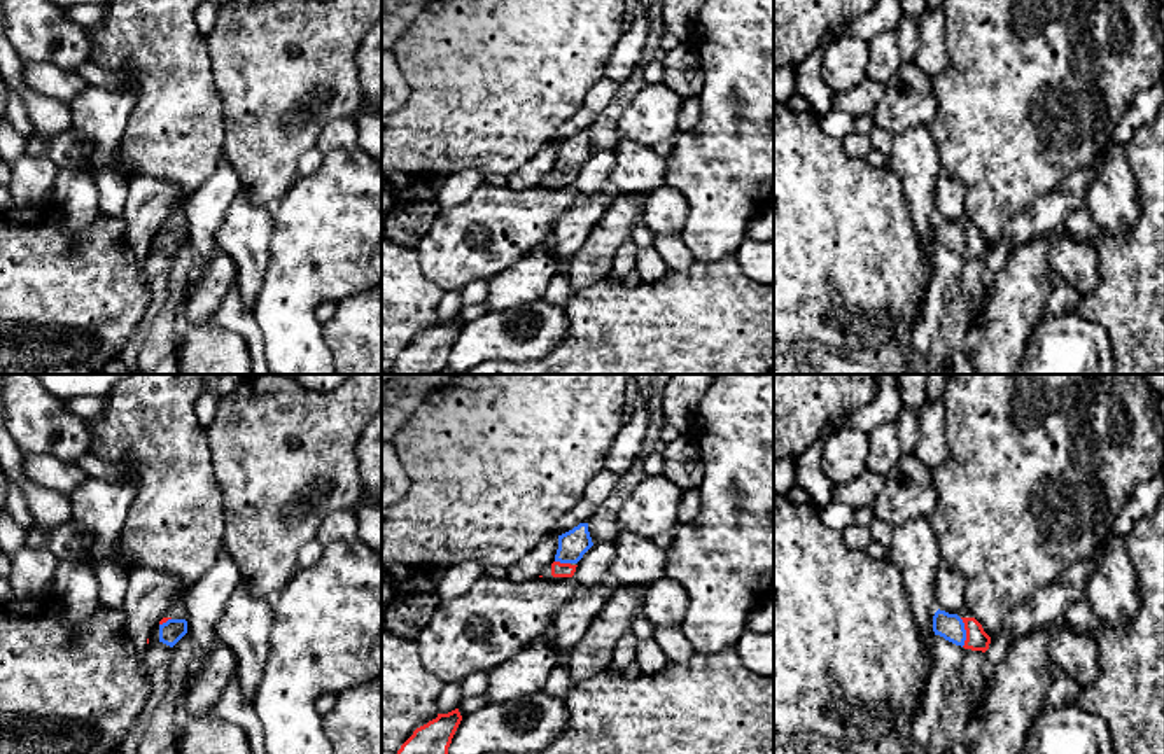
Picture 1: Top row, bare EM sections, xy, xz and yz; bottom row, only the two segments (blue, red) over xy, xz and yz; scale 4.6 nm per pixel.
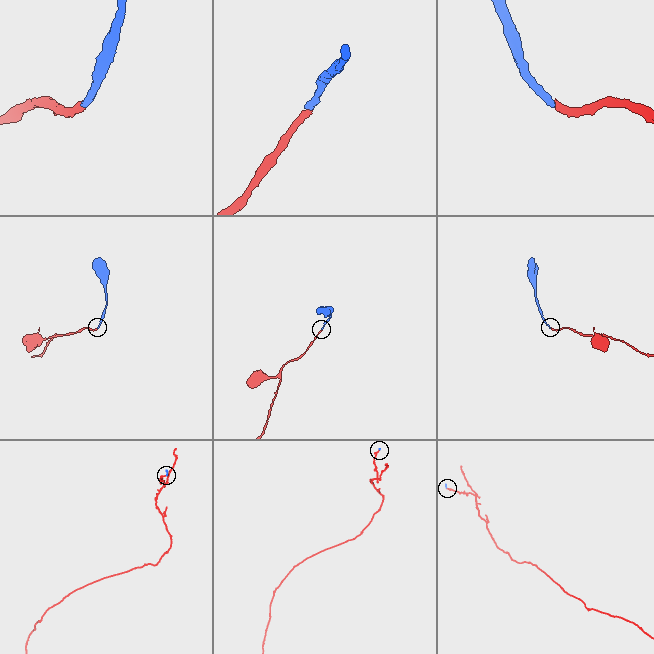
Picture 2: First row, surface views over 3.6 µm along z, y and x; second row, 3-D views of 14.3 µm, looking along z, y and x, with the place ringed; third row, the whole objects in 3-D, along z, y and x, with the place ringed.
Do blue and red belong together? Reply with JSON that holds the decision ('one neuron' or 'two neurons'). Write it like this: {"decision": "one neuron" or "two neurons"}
{"decision": "one neuron"}

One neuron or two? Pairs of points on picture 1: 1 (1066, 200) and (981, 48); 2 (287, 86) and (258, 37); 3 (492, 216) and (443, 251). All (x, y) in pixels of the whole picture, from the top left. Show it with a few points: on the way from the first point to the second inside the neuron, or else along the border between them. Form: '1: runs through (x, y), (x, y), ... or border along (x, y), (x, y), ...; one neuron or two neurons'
1: border along (1087, 167), (1066, 175), (1026, 209); two neurons
2: runs through (284, 74), (284, 63), (270, 49); one neuron
3: runs through (480, 219), (466, 224), (455, 238); one neuron

